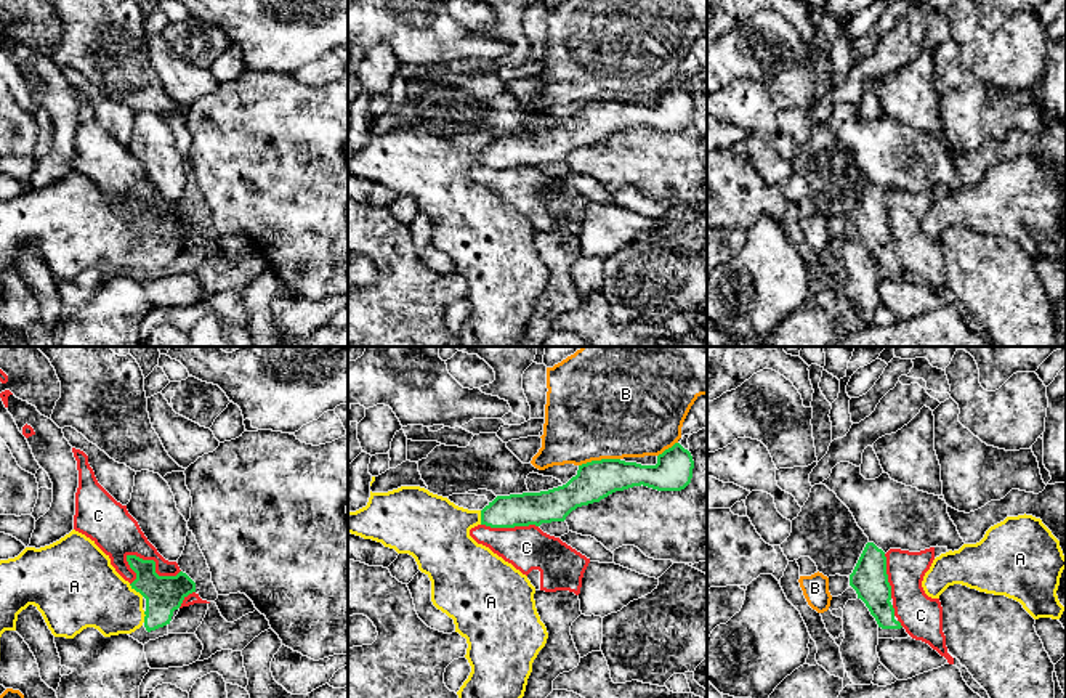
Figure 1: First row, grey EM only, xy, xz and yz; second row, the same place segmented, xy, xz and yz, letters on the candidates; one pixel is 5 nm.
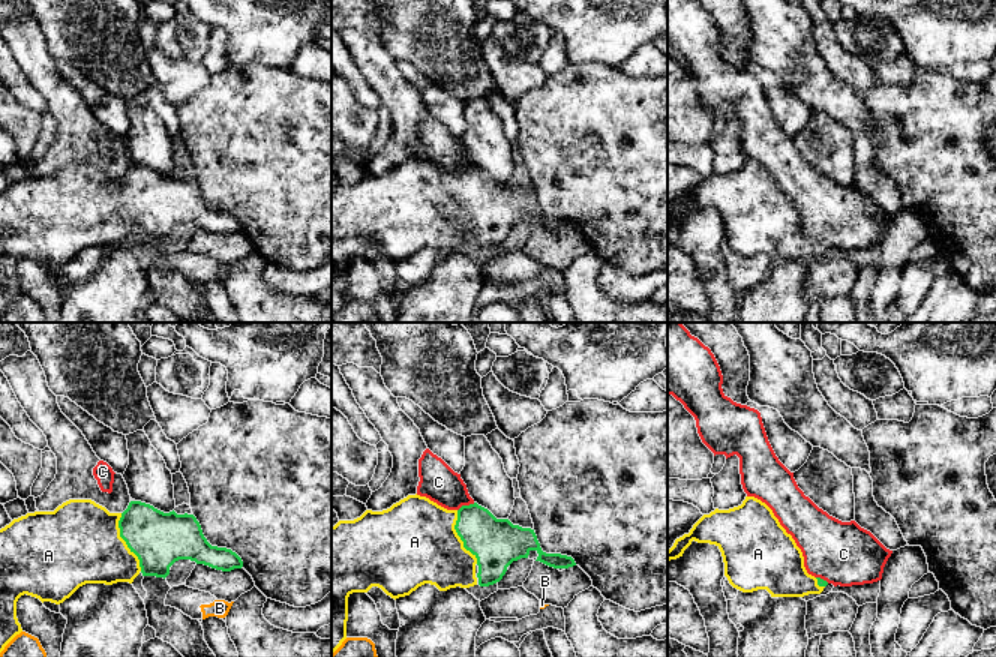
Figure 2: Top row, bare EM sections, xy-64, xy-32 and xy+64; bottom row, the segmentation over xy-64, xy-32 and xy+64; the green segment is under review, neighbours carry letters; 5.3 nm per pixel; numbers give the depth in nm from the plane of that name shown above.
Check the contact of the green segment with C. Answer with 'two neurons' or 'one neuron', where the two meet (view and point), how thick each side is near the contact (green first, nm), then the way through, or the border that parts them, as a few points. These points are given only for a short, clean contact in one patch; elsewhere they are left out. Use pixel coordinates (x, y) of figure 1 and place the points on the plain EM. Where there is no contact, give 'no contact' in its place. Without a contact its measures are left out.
two neurons | xy (154, 206) | 190/220 nm

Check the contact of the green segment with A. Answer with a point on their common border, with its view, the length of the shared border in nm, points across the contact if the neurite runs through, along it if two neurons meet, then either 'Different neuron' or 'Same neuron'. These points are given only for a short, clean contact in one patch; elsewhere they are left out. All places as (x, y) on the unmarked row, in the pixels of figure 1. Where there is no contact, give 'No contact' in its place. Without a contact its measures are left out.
Touches green at xy (137, 231). Shared border 100 nm. Path across: xy (164, 235), (159, 231), (137, 231), (87, 231). Same neuron

